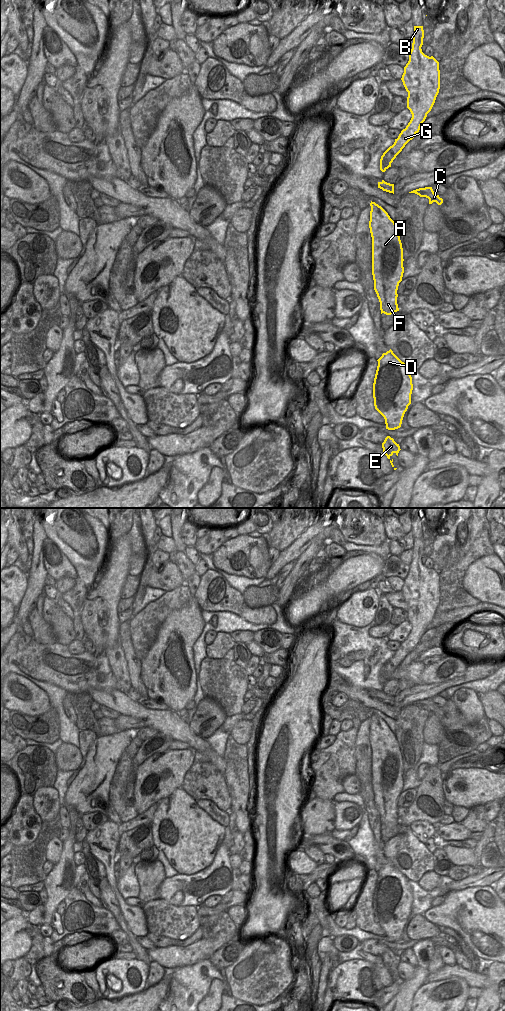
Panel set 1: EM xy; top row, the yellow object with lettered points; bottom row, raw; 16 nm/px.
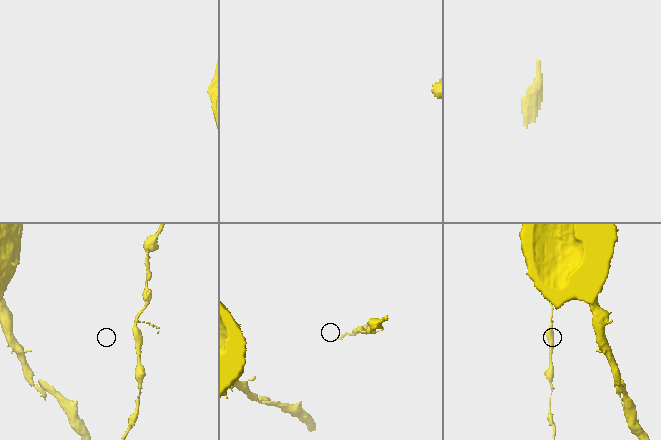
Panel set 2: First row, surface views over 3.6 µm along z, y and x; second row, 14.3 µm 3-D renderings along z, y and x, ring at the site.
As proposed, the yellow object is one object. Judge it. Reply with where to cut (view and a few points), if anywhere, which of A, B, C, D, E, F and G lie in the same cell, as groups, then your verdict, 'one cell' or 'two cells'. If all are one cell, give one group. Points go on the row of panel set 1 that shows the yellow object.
no cut; A B C D E F G; one cell

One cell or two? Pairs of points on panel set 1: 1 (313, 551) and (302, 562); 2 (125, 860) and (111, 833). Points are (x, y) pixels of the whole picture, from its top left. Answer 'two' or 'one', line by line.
1: one
2: two

